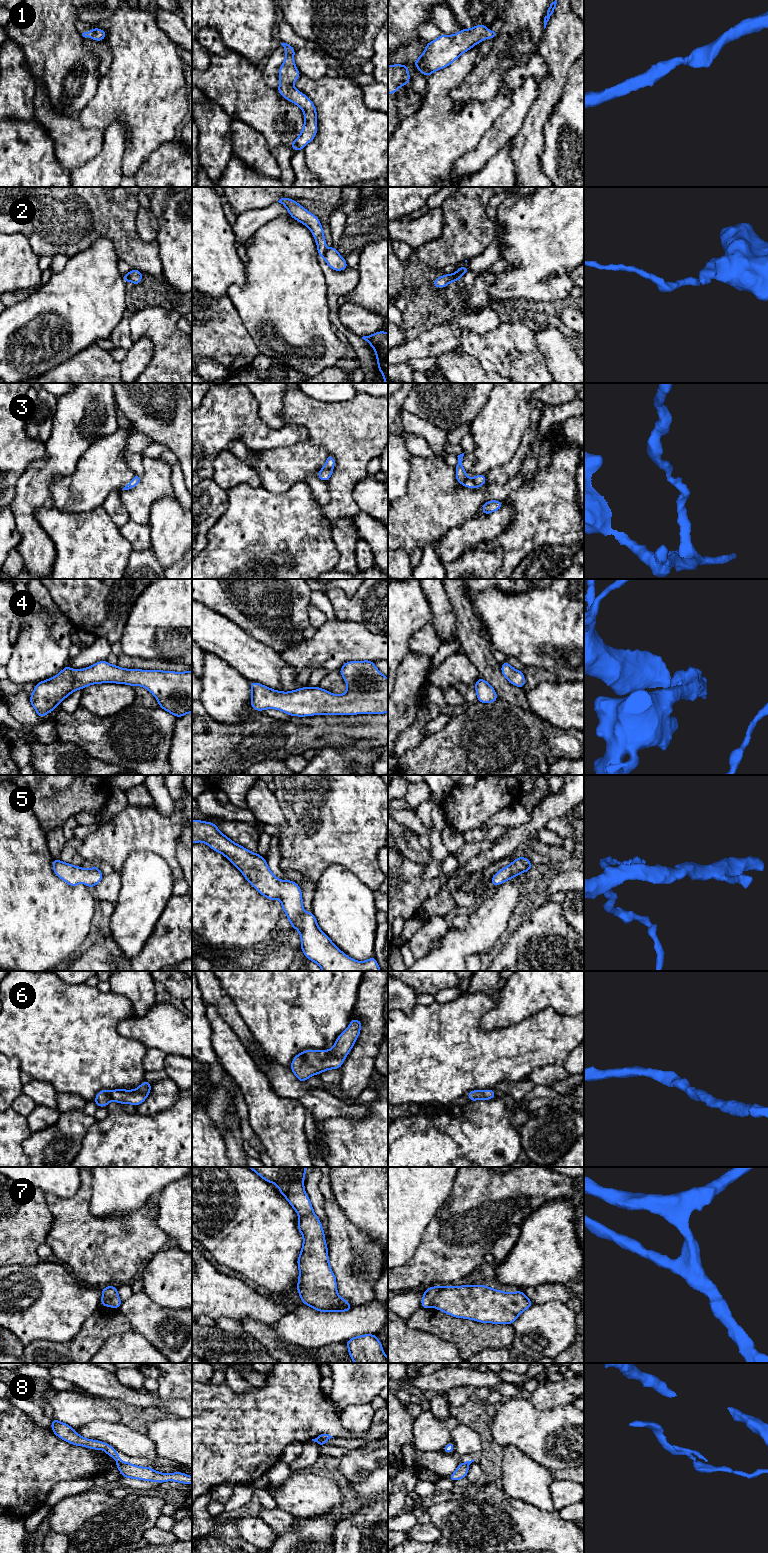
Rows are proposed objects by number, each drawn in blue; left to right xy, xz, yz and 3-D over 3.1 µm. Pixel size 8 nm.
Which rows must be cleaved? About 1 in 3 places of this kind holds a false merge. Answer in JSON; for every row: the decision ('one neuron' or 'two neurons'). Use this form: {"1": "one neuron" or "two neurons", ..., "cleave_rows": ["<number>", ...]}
{"1": "one neuron", "2": "two neurons", "3": "one neuron", "4": "one neuron", "5": "one neuron", "6": "one neuron", "7": "two neurons", "8": "two neurons", "cleave_rows": ["2", "7", "8"]}

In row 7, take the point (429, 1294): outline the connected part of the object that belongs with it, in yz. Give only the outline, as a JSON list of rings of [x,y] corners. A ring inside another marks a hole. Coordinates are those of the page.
[[[432,1286],[424,1291],[423,1298],[421,1300],[421,1308],[427,1309],[432,1307],[433,1300],[439,1292],[438,1286]]]

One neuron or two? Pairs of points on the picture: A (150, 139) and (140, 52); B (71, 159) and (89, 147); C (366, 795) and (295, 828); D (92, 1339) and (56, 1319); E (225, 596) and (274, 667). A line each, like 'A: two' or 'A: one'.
A: one
B: one
C: one
D: two
E: two

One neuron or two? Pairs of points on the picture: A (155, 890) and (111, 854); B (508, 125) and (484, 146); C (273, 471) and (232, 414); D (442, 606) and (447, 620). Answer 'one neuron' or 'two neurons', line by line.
A: two neurons
B: one neuron
C: two neurons
D: one neuron

